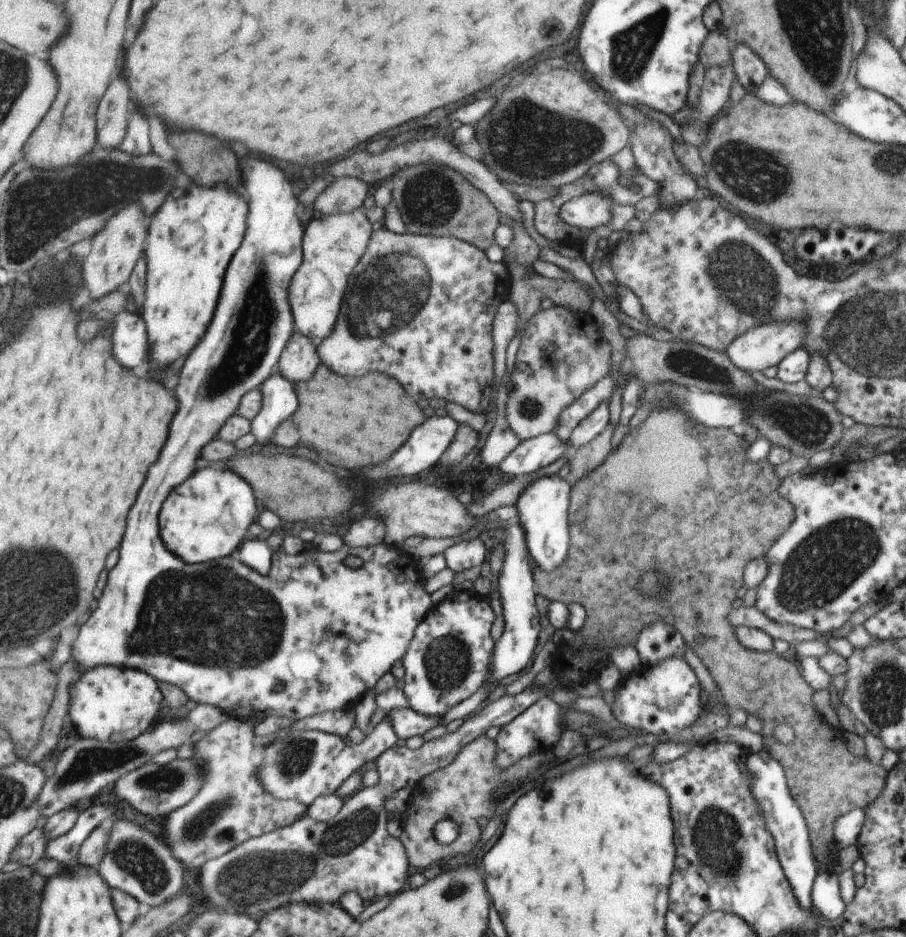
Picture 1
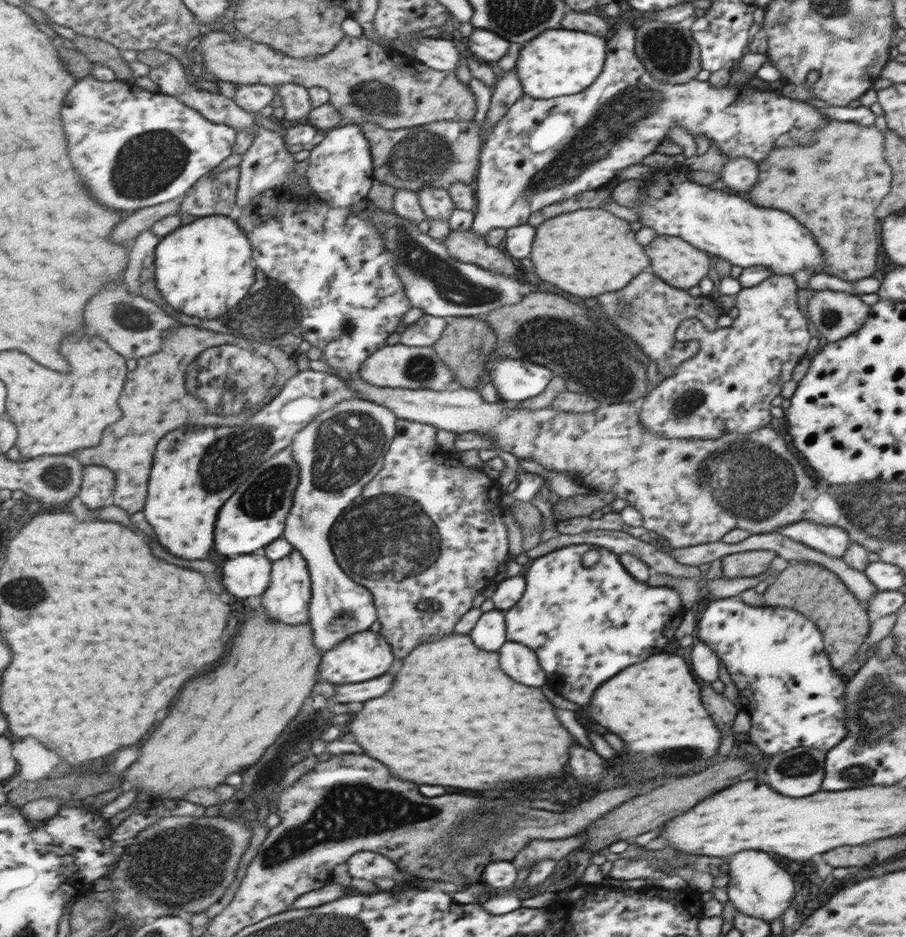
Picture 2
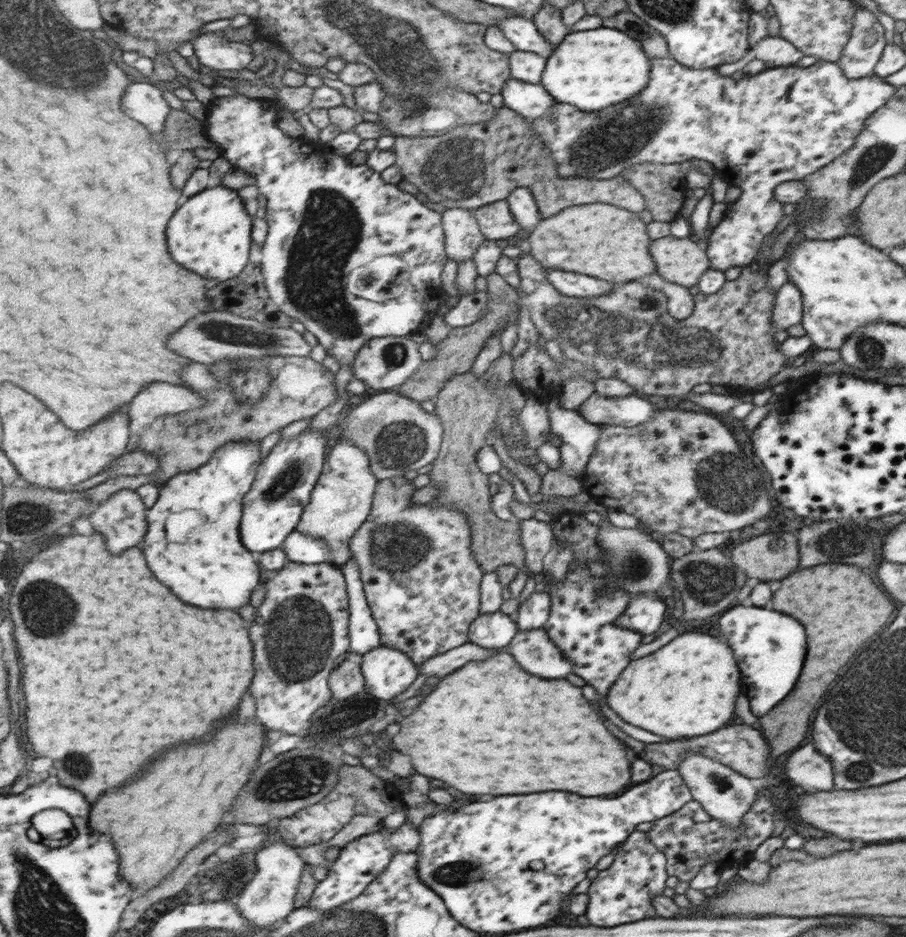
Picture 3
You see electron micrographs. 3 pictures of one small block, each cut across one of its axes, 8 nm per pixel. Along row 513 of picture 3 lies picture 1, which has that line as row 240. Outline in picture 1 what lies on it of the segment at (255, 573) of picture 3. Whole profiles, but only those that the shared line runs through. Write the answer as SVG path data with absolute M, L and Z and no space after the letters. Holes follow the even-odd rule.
M192 184L188 190L176 190L160 216L152 218L146 252L150 274L142 316L147 319L152 346L156 346L152 362L162 370L170 370L178 360L190 356L208 334L228 268L248 232L249 215L250 206L242 194L230 192L226 186L202 188Z

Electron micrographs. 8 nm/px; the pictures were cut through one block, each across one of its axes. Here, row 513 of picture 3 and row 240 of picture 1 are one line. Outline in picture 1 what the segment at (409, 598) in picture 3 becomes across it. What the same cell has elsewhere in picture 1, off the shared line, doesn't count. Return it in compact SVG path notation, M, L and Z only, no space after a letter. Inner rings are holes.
M382 228L372 232L353 275L338 327L331 338L319 344L322 362L344 376L382 372L402 380L416 400L442 399L484 414L480 402L482 388L492 380L492 320L502 300L496 296L496 288L498 280L506 278L504 266L492 264L482 249L456 237L398 234Z

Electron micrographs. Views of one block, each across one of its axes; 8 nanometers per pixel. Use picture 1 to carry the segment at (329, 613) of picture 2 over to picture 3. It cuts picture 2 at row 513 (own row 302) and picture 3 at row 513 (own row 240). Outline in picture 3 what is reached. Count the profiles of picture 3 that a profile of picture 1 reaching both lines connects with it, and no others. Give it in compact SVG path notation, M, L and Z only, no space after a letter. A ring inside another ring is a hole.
M339 440L329 452L324 475L315 488L299 531L325 540L333 552L332 563L344 571L353 558L351 540L372 510L371 504L377 484L378 480L371 472L368 456L352 441Z

